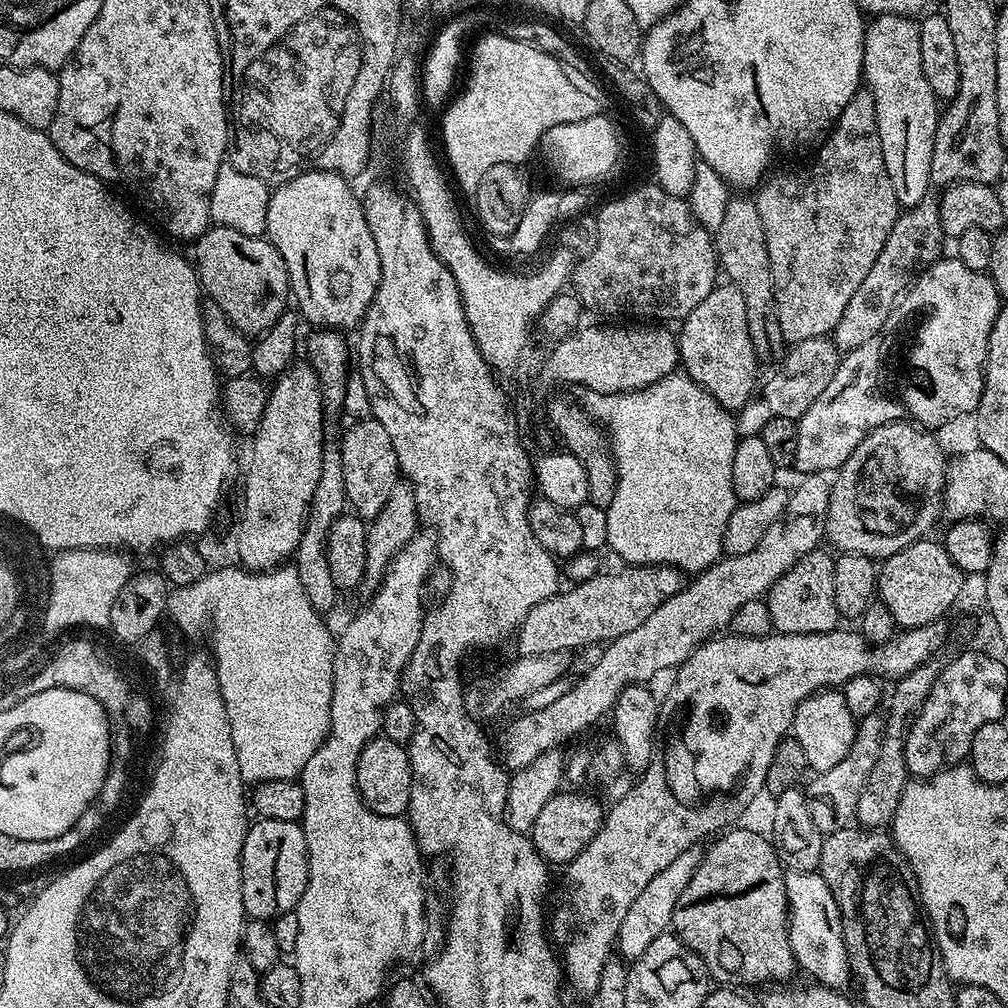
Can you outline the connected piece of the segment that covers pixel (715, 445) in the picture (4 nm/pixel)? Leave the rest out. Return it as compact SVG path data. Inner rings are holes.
M683 370L671 372L666 378L654 382L645 388L639 388L637 392L595 392L589 388L580 388L578 394L578 403L597 424L601 425L608 437L608 442L612 450L612 457L616 460L616 489L614 490L614 502L606 509L608 516L604 520L604 532L608 535L608 544L621 556L625 565L643 565L643 564L668 564L670 567L676 567L685 574L695 574L704 571L717 560L721 559L724 551L724 535L726 534L726 524L730 522L732 508L672 508L668 499L671 496L693 496L696 500L729 500L734 497L734 482L732 481L732 463L734 462L734 450L738 433L736 430L736 421L733 413L719 404L715 398L710 395L705 388L698 386ZM644 468L652 468L652 496L656 500L648 500L648 472Z

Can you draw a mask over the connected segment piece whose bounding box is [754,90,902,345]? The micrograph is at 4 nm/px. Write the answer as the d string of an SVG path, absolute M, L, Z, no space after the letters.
M858 90L854 98L846 102L827 136L828 141L820 148L820 157L809 168L769 175L754 196L758 215L762 218L762 230L766 230L778 327L789 345L806 338L828 336L835 329L838 318L842 318L846 310L846 302L854 298L854 290L858 290L862 278L870 274L870 266L874 266L882 246L886 246L886 234L890 234L902 212L894 194L894 182L890 182L882 158L874 100L870 93Z

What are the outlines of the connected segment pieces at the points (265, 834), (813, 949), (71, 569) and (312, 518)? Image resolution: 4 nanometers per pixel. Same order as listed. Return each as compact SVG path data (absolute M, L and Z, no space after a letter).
M257 819L244 835L244 845L240 855L240 877L244 910L251 919L272 922L276 917L293 911L296 903L302 898L308 881L308 847L303 827L297 822Z
M819 871L815 872L793 872L785 875L786 894L788 895L788 937L790 946L794 950L797 969L801 973L809 972L811 979L827 988L837 990L847 989L847 984L853 983L852 963L848 961L848 947L845 942L845 927L842 924L840 907L836 901L834 889L826 882L826 878Z
M70 548L57 553L52 559L50 576L52 581L48 584L48 609L44 612L44 624L52 632L60 632L63 628L76 628L79 624L85 624L88 628L104 628L110 625L110 610L114 606L114 598L122 586L133 573L127 555L113 549L100 548Z
M325 447L322 458L322 474L319 475L318 485L311 496L308 517L305 520L302 538L294 553L294 566L302 578L302 590L306 590L306 598L321 614L328 611L336 604L338 593L334 586L334 577L330 574L329 559L326 558L325 547L328 545L329 530L333 523L347 509L347 496L345 494L345 472L339 447Z

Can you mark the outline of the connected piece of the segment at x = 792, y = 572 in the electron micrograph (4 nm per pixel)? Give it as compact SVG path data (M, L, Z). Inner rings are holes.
M817 550L798 558L769 590L766 603L772 627L780 634L822 634L835 632L842 617L835 605L834 556L831 551Z

